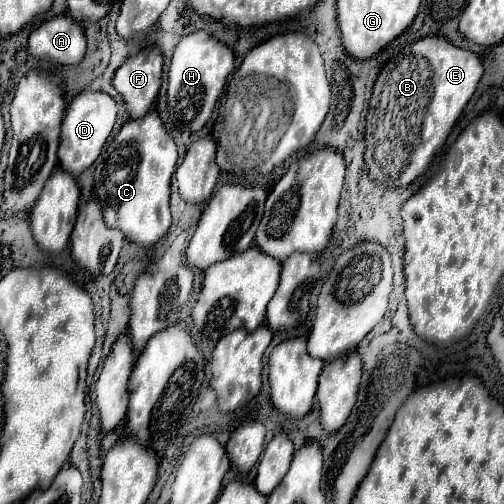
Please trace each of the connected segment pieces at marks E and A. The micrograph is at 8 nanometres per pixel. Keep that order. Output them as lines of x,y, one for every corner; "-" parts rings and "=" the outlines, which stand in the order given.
426,36
422,40
416,40
414,44
408,46
408,52
422,54
422,58
426,58
426,62
430,62
430,82
434,82
430,106
426,106
426,114
422,114
422,134
418,134
418,146
414,146
414,150
410,150
410,162
414,162
414,158
418,158
418,154
422,154
422,158
426,158
426,154
430,154
430,150
438,150
446,142
454,122
460,118
464,106
472,98
484,68
482,68
480,58
474,52
462,50
462,48
450,44
446,38
438,38
438,36
=
68,14
54,16
30,32
28,50
36,58
62,66
74,66
86,52
84,28

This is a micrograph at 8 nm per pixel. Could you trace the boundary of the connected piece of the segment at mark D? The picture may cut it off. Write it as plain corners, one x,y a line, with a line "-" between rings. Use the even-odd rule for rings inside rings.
84,90
68,104
68,110
66,110
66,116
62,122
62,132
60,132
60,148
58,148
60,166
64,170
68,170
74,176
80,176
88,166
94,164
94,160
102,152
104,142
108,140
108,136
114,128
116,112
118,112
118,106
116,106
114,98
106,92

